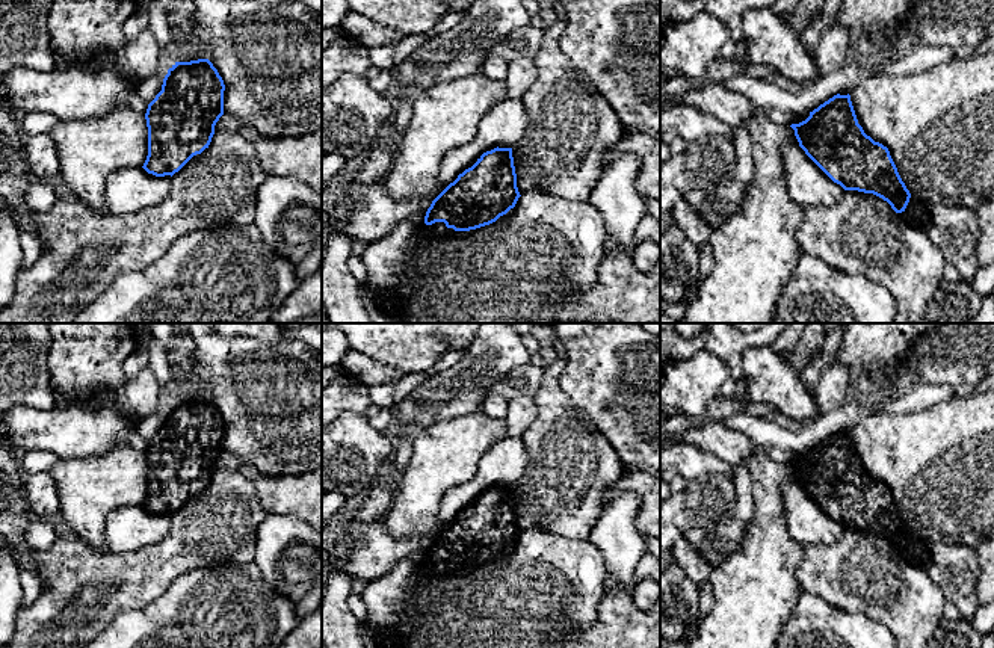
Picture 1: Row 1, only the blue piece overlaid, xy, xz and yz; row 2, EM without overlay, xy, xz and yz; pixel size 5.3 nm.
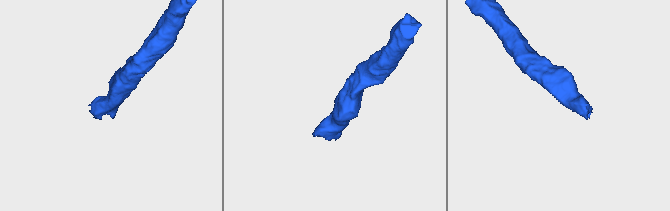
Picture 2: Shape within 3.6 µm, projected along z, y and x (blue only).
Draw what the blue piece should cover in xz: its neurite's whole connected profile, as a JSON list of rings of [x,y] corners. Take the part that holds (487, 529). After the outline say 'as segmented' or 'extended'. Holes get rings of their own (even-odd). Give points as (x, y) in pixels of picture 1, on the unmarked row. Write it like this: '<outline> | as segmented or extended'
[[[497,485],[432,539],[423,565],[432,575],[476,568],[506,553],[520,535],[512,486]]] | extended

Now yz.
[[[849,432],[834,434],[810,450],[805,459],[790,465],[795,468],[799,485],[834,521],[844,529],[858,529],[882,536],[908,563],[921,566],[921,560],[929,554],[932,545],[909,532],[888,486],[864,471]]] | extended

